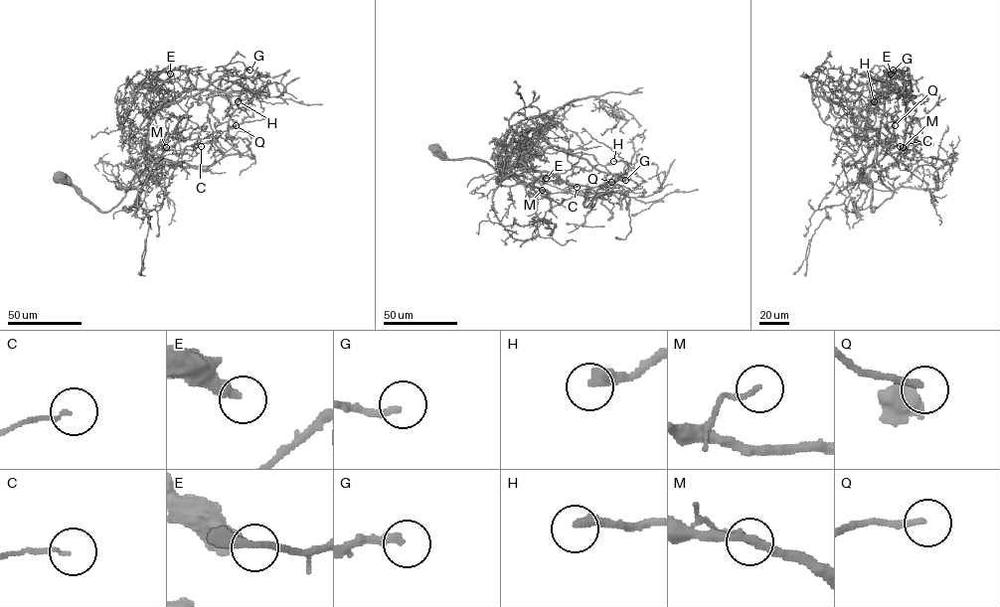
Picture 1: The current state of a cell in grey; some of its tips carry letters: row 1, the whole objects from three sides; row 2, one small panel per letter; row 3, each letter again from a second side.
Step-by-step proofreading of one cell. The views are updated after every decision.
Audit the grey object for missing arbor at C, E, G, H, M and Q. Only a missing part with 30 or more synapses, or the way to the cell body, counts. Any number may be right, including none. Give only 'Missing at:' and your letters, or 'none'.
Missing at: none

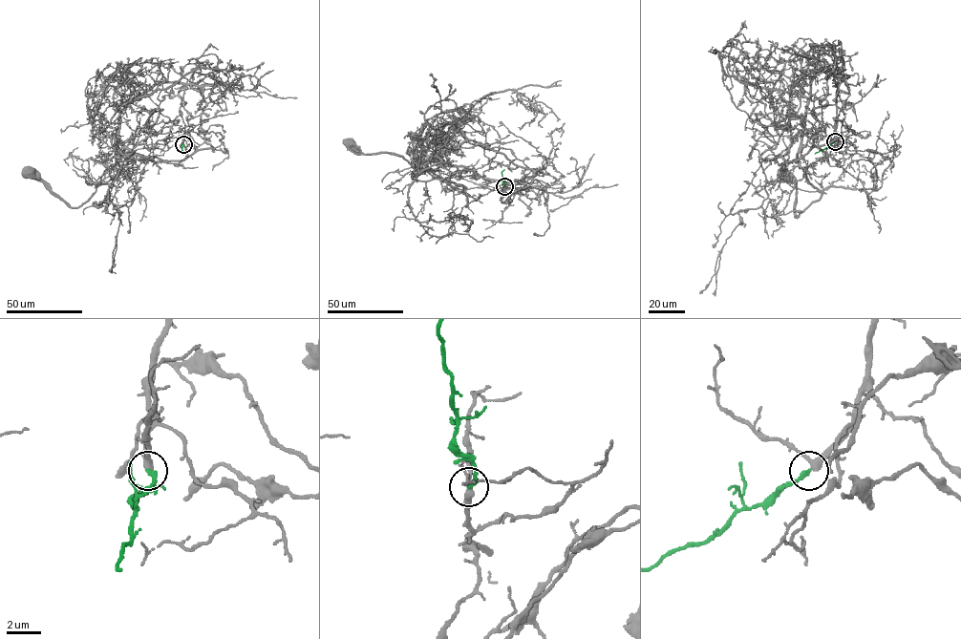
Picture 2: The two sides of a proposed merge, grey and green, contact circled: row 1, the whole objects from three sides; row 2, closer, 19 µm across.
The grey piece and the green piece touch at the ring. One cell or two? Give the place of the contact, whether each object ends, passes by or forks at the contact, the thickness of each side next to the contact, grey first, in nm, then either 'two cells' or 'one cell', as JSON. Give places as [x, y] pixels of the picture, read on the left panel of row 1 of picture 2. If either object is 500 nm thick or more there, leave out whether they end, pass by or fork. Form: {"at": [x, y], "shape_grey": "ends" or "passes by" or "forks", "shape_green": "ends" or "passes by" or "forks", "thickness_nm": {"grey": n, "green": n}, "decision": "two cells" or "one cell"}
{"at": [183, 144], "shape_grey": "passes by", "shape_green": "ends", "thickness_nm": {"grey": 340, "green": 280}, "decision": "one cell"}

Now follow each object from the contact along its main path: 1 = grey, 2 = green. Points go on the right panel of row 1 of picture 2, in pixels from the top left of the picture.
1: (835, 141), (844, 116), (822, 68), (811, 79), (798, 156), (821, 197), (797, 217), (797, 182), (783, 176)
2: (835, 141), (814, 154)

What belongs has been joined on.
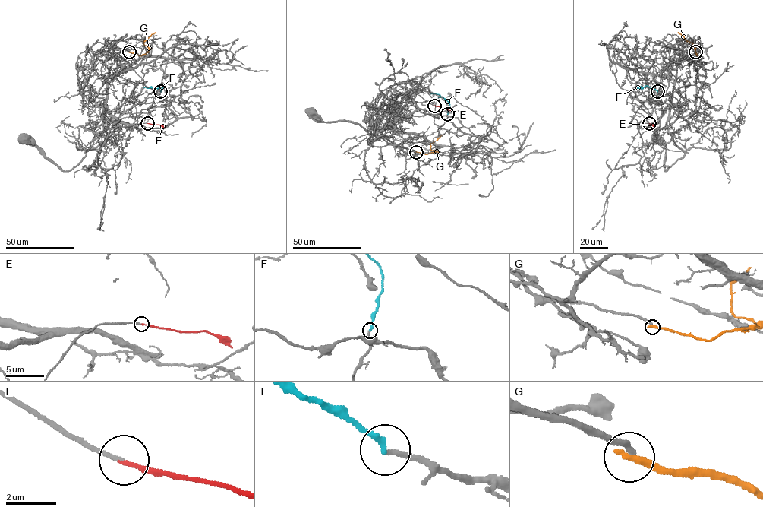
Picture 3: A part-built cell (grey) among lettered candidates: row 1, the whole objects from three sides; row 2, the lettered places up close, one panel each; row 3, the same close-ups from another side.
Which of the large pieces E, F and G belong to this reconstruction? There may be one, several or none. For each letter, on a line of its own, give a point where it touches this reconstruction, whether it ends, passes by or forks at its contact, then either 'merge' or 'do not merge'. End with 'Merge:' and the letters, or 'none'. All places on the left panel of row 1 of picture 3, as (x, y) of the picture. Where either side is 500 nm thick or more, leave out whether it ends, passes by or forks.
E: contact (147, 123); it ends; merge
F: contact (160, 91); it ends; merge
G: contact (129, 52); it ends; do not merge
Merge: E, F

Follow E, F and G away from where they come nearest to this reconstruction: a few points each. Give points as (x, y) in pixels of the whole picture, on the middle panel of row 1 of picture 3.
E: (434, 106), (450, 110)
F: (447, 114), (449, 102), (438, 94), (430, 94)
G: (416, 151), (425, 154), (435, 152), (431, 150), (430, 144), (442, 134)

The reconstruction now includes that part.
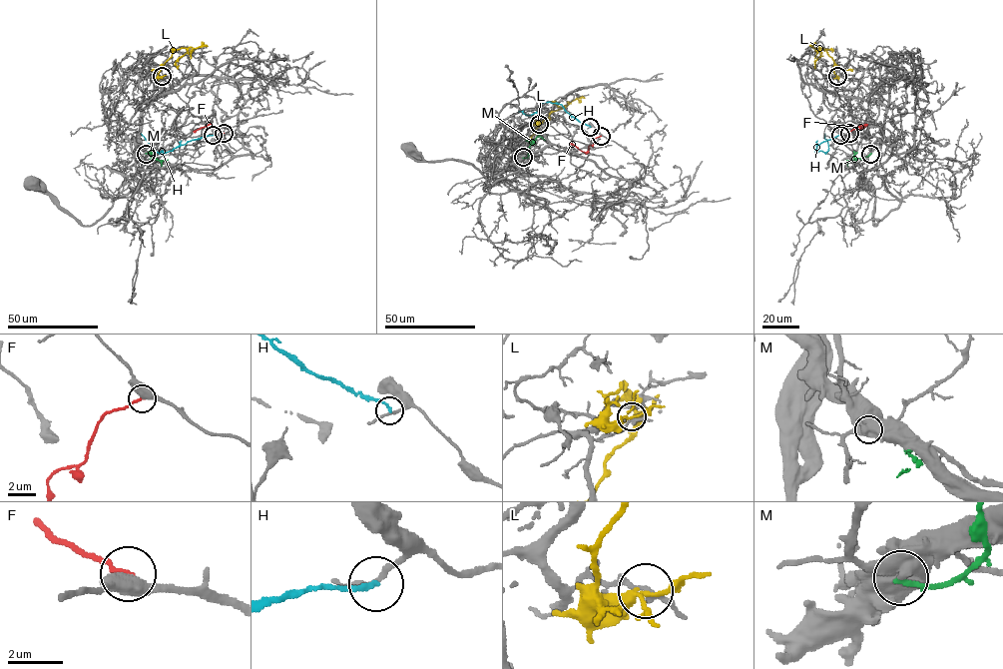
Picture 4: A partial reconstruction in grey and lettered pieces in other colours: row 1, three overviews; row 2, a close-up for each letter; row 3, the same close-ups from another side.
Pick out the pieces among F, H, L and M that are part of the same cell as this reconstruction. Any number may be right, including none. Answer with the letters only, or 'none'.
F

